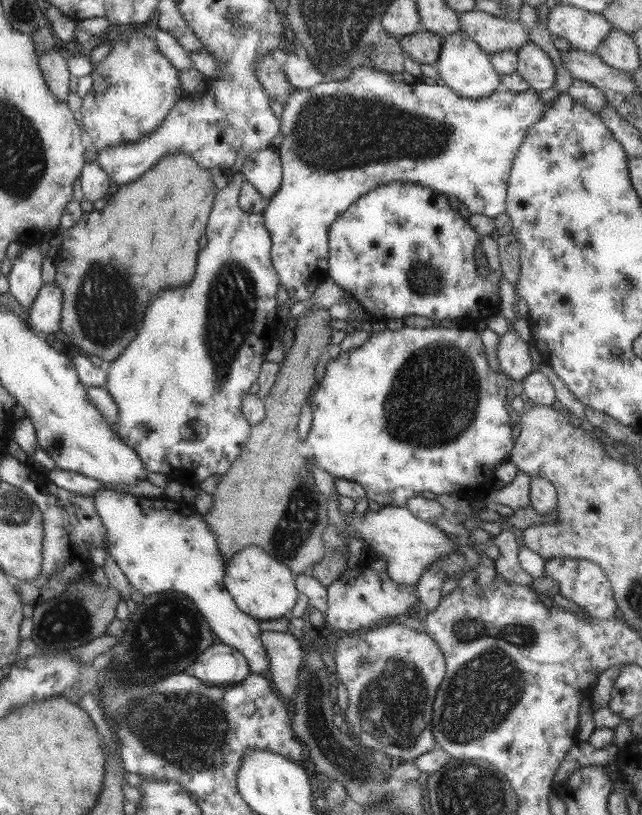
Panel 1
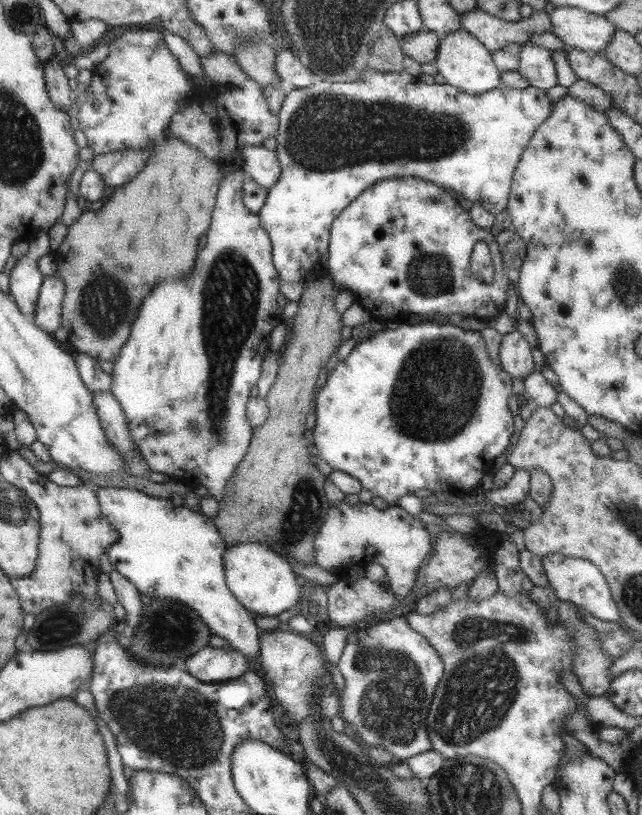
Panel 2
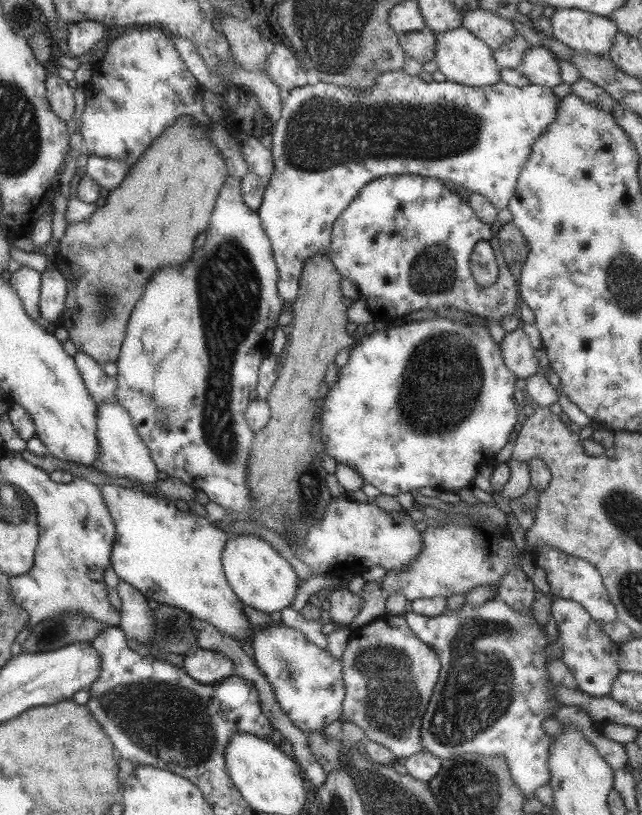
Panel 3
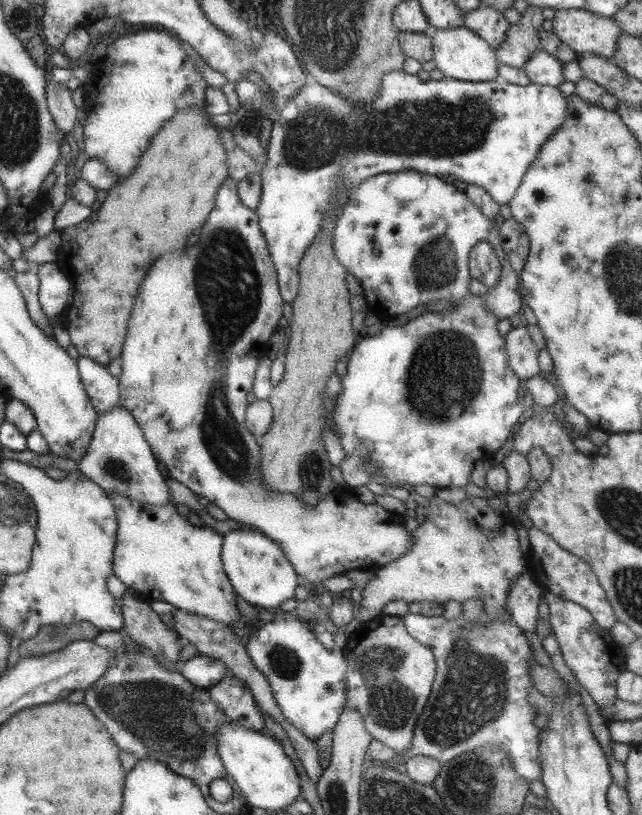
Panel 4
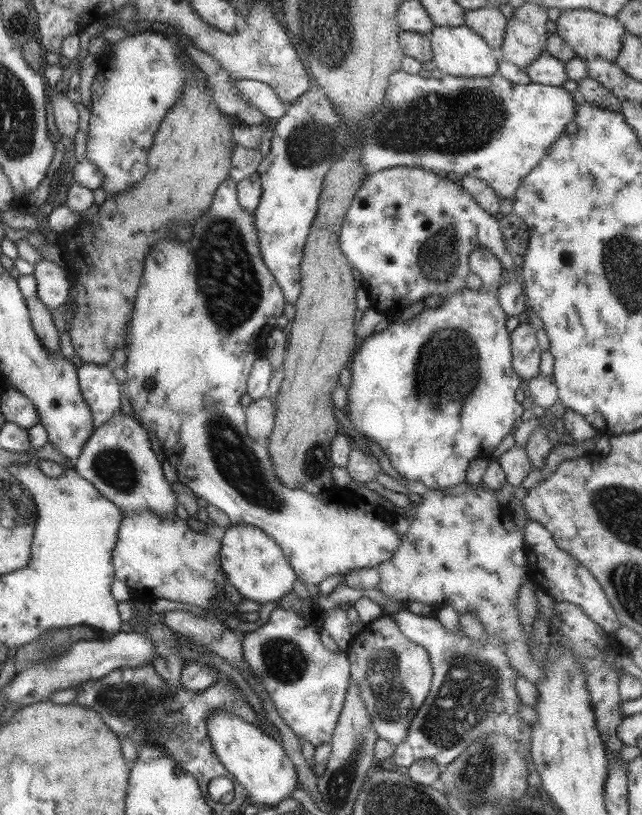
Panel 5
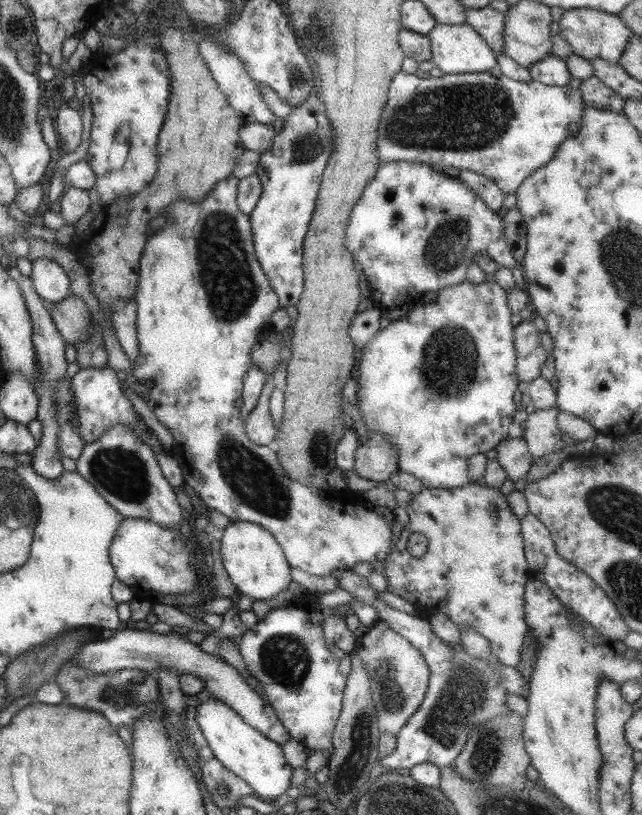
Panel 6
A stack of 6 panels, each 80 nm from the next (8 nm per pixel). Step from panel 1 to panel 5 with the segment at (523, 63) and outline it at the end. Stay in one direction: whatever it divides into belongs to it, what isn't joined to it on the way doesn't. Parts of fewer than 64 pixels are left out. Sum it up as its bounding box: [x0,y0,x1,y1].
[524,51,567,87]

